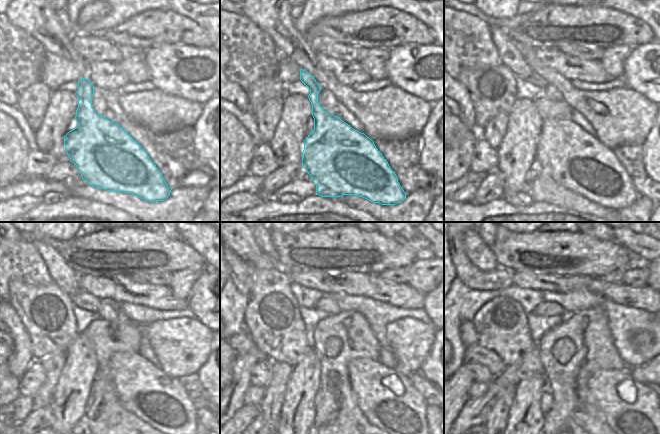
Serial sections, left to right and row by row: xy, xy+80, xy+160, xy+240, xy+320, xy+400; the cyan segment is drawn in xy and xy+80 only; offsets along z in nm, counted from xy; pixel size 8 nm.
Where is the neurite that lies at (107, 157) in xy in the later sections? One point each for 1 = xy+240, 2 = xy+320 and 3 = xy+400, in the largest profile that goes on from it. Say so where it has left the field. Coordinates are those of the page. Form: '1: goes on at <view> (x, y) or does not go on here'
1: goes on at xy+240 (143, 389)
2: goes on at xy+320 (388, 400)
3: goes on at xy+400 (632, 410)

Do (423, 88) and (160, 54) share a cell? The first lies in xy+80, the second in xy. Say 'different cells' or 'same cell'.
same cell

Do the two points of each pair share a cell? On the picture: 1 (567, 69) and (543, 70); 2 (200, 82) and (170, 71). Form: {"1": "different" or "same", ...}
{"1": "different", "2": "same"}

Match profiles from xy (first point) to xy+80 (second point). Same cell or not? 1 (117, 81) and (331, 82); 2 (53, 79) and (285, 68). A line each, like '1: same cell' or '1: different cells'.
1: different cells
2: same cell

